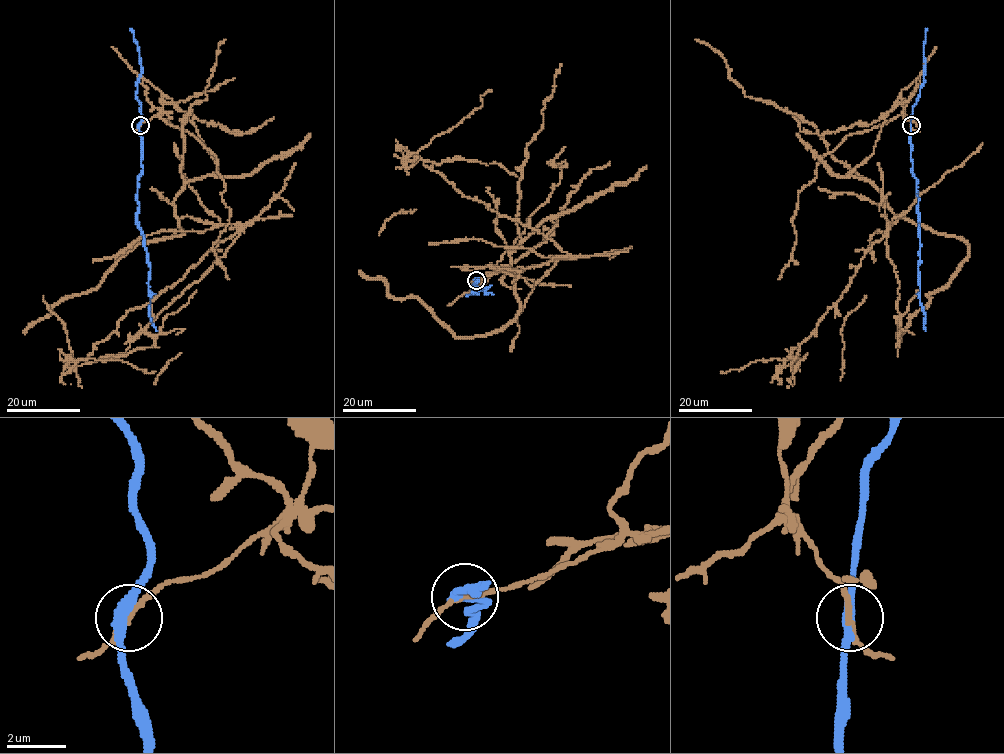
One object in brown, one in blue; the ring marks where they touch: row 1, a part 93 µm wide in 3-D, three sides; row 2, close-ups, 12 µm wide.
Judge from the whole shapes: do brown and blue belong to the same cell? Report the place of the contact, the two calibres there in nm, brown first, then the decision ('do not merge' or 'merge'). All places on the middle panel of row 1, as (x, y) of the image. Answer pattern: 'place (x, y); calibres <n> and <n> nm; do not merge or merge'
place (476, 280); calibres 150 and 340 nm; do not merge

